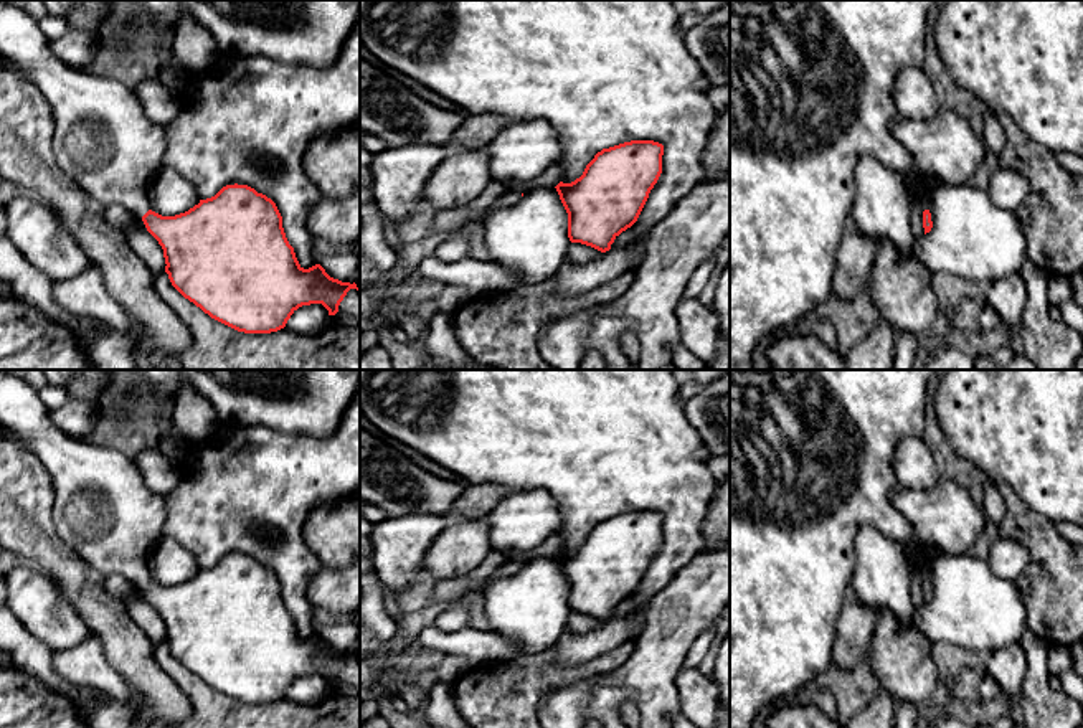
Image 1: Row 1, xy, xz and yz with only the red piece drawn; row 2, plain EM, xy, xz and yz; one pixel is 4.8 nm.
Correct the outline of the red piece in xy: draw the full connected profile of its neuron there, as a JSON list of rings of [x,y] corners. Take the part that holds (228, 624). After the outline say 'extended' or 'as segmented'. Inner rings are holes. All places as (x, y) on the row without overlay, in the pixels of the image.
[[[0,373],[0,424],[13,431],[33,451],[54,485],[56,499],[51,510],[56,537],[94,570],[104,574],[121,574],[142,588],[147,601],[163,619],[165,642],[172,655],[211,688],[244,703],[271,703],[286,697],[291,685],[302,675],[322,674],[329,685],[357,654],[330,647],[320,634],[304,639],[289,614],[282,586],[276,573],[248,555],[226,555],[215,566],[175,586],[162,586],[150,579],[149,560],[162,538],[167,518],[165,497],[155,494],[145,482],[134,461],[119,451],[94,444],[87,439],[71,437],[58,431],[50,421],[50,409],[38,391],[23,380]]]; extended

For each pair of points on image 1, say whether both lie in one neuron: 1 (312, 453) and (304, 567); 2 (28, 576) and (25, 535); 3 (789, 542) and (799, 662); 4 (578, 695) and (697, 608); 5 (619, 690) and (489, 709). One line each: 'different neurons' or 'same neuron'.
1: same neuron
2: different neurons
3: same neuron
4: same neuron
5: different neurons

